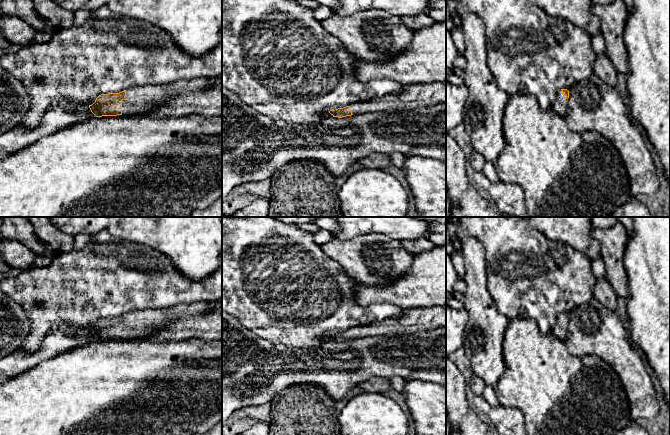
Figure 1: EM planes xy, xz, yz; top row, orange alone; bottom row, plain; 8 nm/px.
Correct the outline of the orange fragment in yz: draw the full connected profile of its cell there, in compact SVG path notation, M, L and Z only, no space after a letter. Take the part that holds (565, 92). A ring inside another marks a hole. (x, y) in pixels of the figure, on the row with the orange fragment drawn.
M561 89L558 92L555 102L553 104L553 110L562 117L564 117L566 113L568 98L569 98L569 91L567 89Z

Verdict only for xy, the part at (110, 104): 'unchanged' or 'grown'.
grown

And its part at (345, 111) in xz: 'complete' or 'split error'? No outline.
split error

